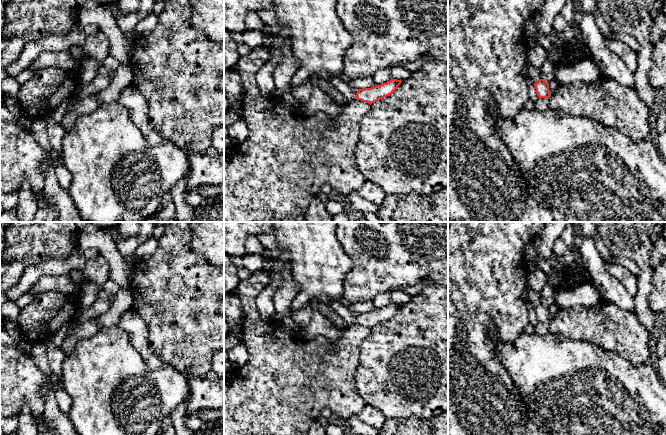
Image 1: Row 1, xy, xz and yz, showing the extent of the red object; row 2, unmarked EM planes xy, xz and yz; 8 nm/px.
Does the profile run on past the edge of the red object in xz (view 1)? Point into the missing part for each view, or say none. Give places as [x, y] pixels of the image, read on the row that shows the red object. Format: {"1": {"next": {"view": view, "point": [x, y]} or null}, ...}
{"1": {"next": null}}

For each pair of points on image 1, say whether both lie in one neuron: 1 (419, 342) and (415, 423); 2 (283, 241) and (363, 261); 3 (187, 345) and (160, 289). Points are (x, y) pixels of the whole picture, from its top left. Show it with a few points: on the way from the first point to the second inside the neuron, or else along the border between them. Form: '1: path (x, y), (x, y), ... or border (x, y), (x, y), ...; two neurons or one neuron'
1: border (437, 413), (427, 417), (404, 417), (399, 420); two neurons
2: border (337, 238), (352, 261), (352, 268), (344, 281); two neurons
3: path (187, 331), (187, 316), (174, 303); one neuron

